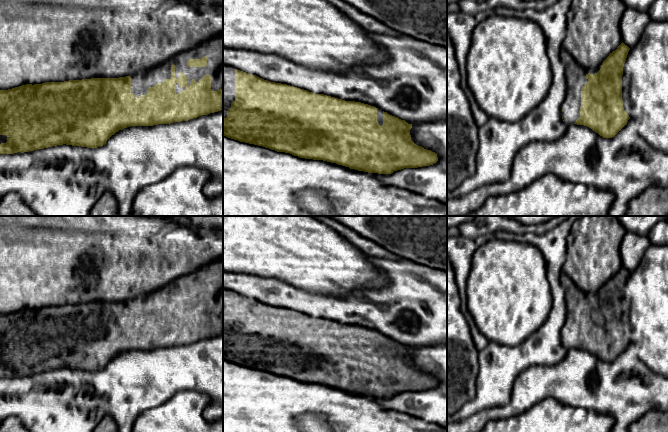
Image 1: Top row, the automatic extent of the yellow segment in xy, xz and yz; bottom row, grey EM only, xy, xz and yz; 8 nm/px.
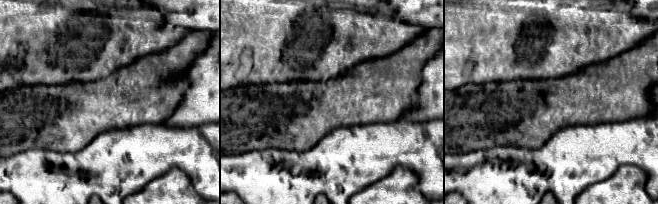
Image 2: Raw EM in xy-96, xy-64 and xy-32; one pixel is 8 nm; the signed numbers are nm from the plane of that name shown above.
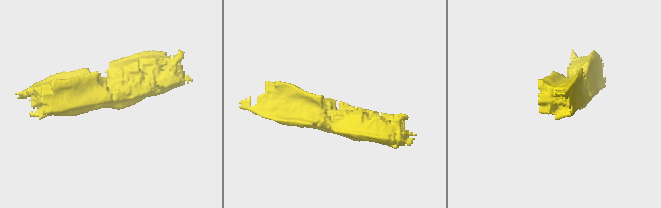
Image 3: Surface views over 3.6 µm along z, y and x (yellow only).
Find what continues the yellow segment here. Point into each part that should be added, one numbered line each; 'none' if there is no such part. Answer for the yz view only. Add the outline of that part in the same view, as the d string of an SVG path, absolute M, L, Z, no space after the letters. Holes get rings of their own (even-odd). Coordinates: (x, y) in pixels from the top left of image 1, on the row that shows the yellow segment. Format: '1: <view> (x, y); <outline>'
1: yz (575, 75); M564 49L560 52L560 61L565 68L567 82L566 95L561 113L565 124L574 124L580 117L581 88L588 82L585 77L589 72L581 67Z

